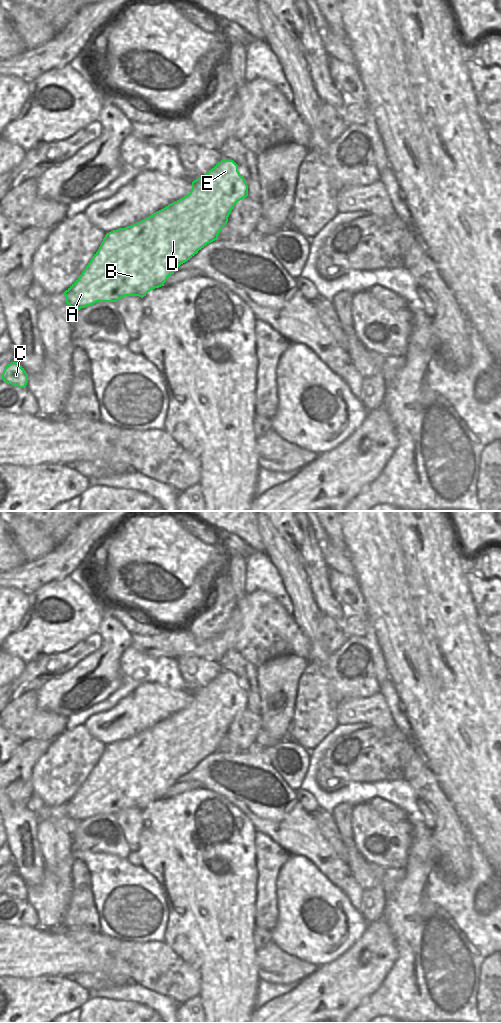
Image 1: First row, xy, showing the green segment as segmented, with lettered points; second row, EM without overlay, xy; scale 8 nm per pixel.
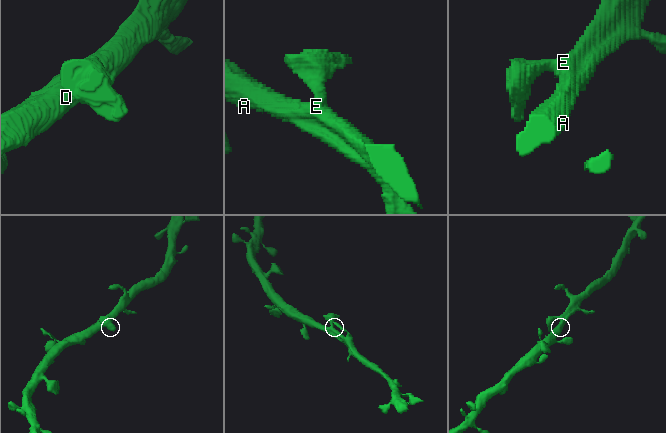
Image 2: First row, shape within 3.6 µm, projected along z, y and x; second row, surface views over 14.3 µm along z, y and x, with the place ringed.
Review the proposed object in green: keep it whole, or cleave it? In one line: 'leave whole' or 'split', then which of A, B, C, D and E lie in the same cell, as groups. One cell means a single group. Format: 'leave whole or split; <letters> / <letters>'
leave whole; A B C D E

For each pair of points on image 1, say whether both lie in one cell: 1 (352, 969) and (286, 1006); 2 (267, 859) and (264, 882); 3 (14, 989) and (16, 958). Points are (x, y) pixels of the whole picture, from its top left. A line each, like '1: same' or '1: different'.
1: same
2: same
3: different

